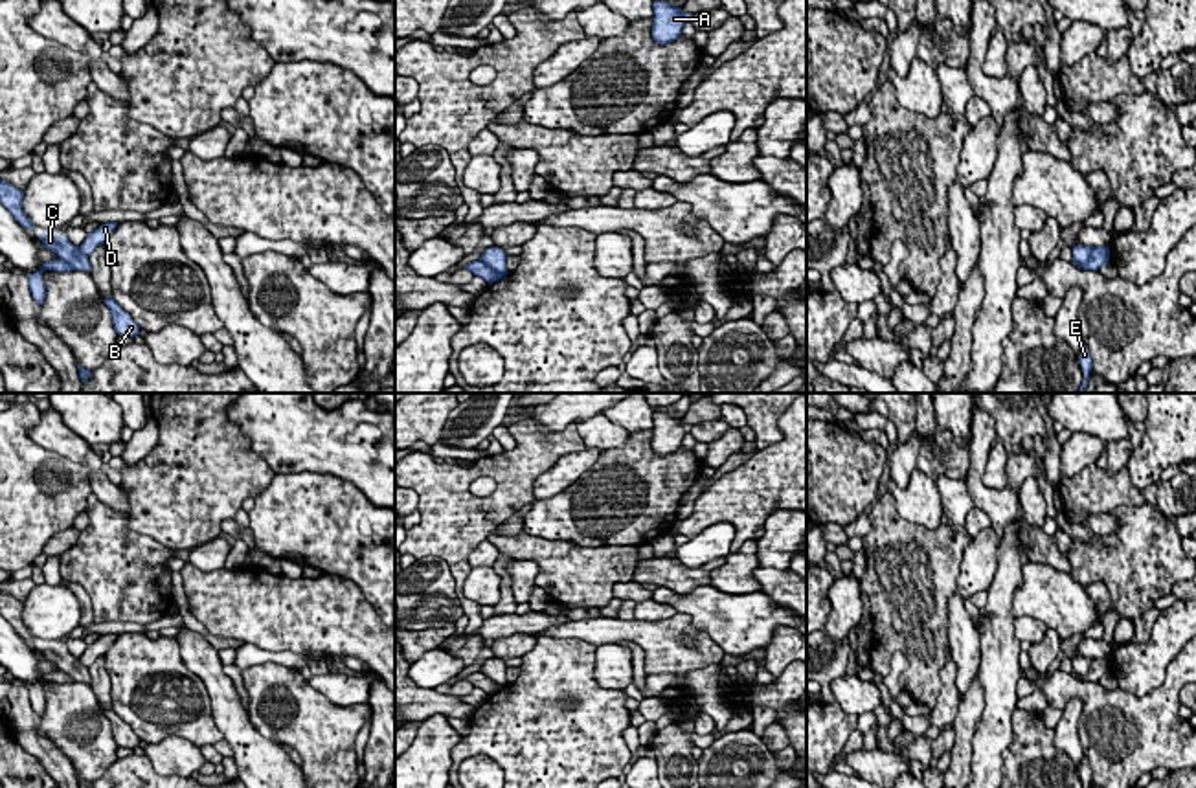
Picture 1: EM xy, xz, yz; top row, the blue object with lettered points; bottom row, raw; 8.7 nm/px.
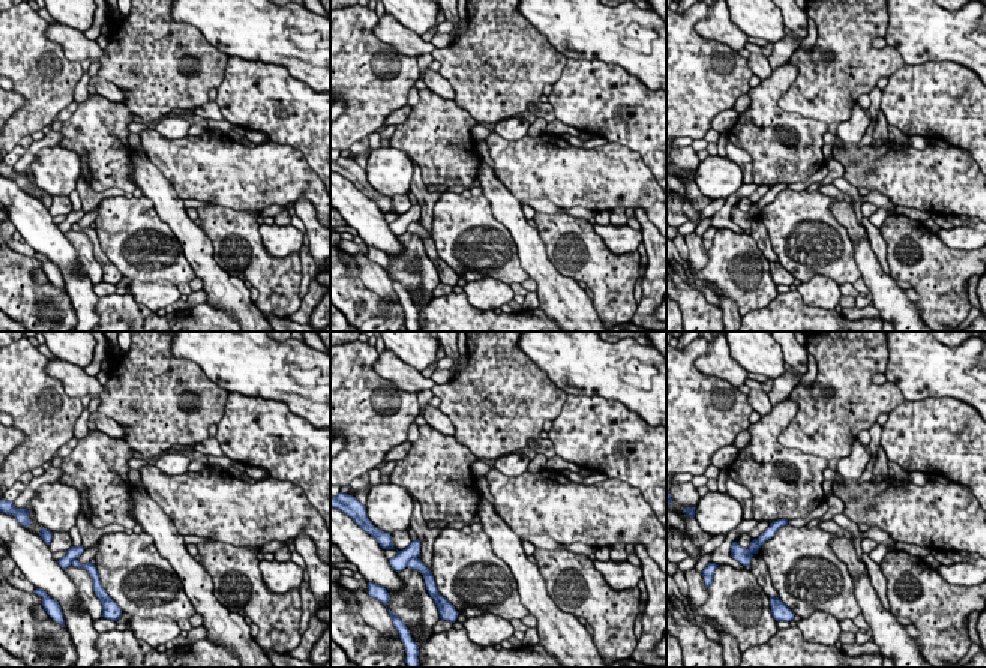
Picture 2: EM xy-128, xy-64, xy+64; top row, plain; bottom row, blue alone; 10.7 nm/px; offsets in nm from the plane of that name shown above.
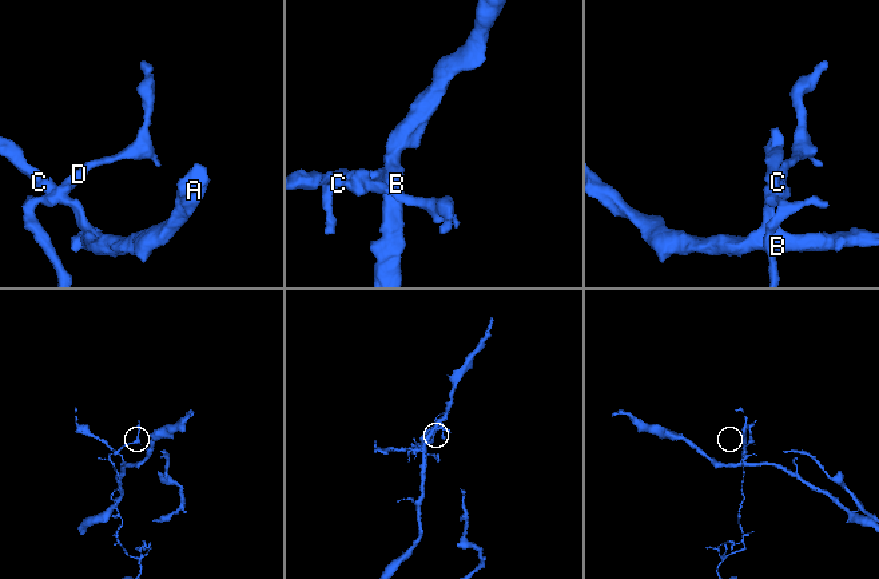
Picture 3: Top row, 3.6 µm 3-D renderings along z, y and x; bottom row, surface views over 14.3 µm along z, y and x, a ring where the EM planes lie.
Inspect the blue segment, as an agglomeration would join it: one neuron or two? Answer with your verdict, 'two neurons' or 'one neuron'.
two neurons

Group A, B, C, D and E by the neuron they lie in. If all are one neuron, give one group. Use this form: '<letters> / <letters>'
A B C / D E

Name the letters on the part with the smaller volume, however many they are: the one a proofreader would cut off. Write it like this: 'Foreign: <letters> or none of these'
Foreign: D, E

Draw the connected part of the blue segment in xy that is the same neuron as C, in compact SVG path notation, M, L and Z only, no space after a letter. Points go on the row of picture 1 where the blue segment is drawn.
M44 230L42 233L39 233L39 239L42 241L44 248L55 252L62 261L68 261L73 270L92 270L88 255L81 253L79 248L68 241L66 233L59 237L55 230Z

